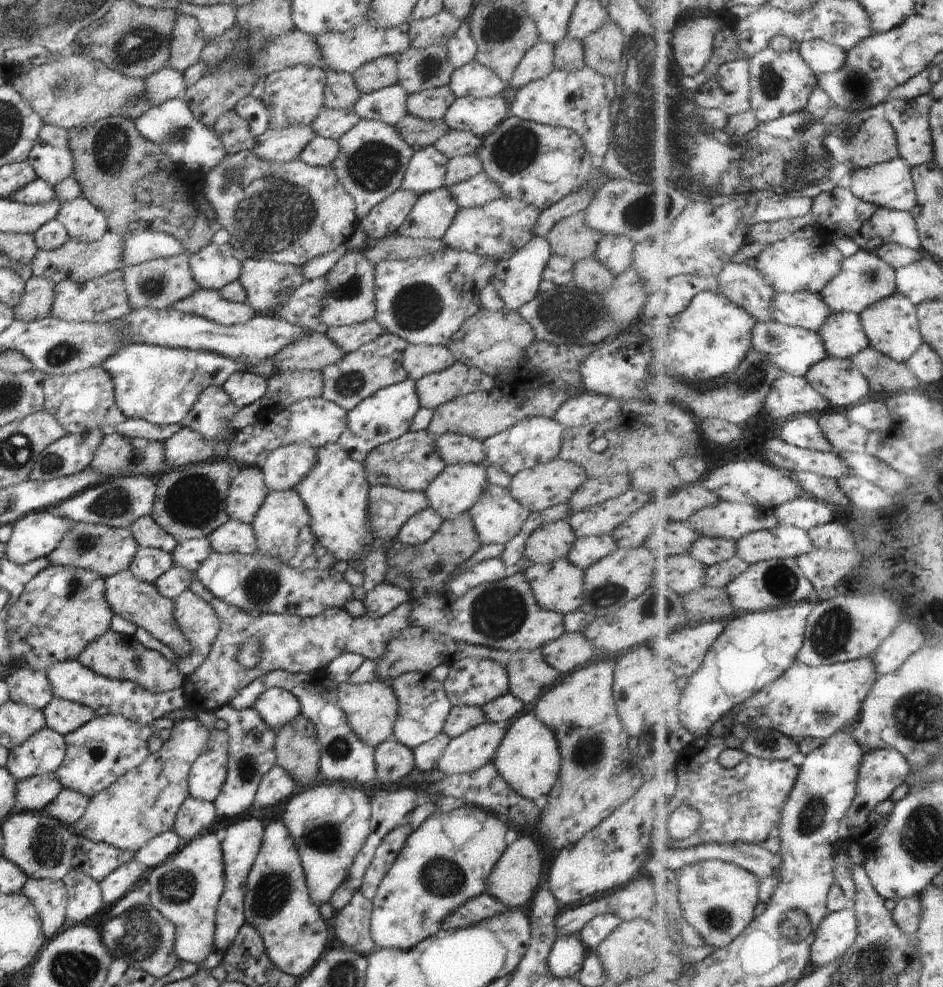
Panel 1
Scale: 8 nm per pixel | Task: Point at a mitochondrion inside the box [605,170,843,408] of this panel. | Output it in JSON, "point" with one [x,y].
{"point":[641,212]}

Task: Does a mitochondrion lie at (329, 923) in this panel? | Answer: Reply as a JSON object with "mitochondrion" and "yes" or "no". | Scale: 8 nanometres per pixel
{"mitochondrion":"no"}

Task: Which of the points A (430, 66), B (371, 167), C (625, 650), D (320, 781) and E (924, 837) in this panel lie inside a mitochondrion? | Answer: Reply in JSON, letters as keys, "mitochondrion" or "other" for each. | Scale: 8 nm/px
{"A":"mitochondrion","B":"mitochondrion","C":"other","D":"other","E":"mitochondrion"}

